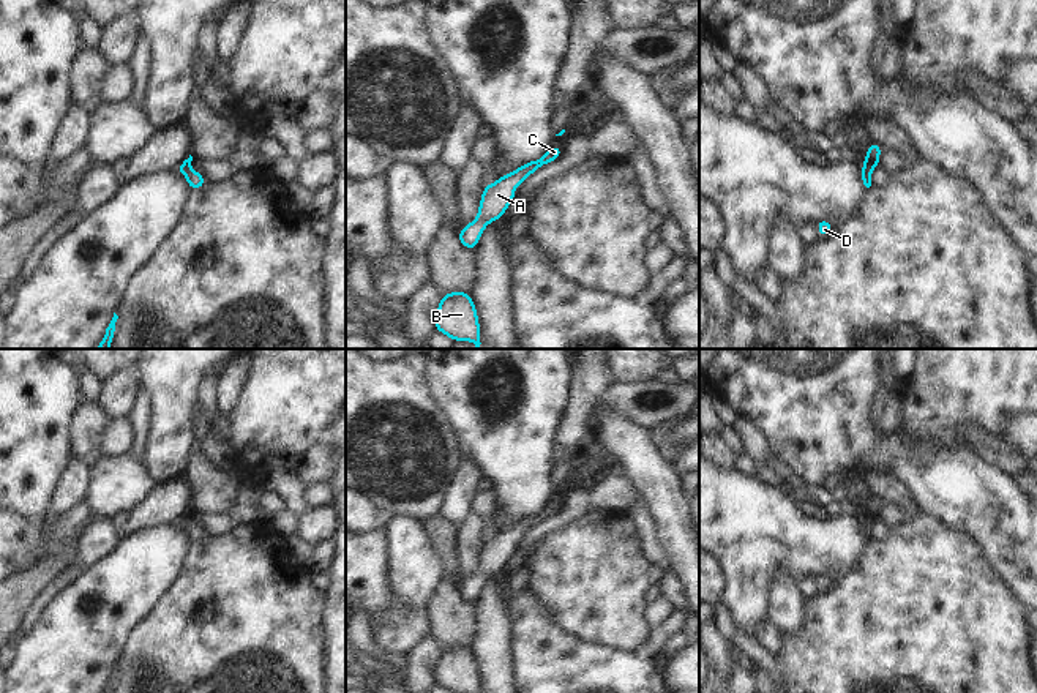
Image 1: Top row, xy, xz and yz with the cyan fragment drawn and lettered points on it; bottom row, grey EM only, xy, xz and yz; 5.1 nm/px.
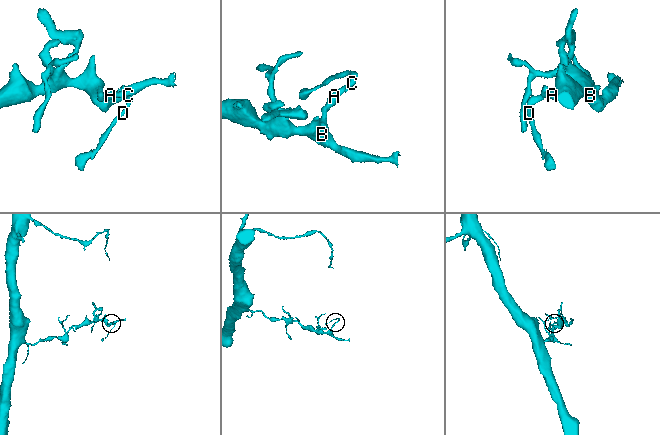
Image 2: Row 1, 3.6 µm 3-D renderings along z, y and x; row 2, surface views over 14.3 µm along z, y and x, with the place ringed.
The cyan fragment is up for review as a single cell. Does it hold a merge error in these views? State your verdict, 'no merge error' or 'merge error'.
no merge error

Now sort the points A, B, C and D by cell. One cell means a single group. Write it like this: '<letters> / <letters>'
A B C D

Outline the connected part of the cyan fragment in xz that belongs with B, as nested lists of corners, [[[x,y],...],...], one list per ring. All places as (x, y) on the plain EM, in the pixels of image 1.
[[[455,644],[442,649],[434,680],[450,693],[480,693],[480,674],[470,647]]]

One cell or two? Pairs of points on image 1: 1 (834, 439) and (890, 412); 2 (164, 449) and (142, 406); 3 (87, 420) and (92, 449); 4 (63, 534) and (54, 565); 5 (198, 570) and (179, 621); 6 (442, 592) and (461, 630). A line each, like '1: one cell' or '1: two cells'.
1: two cells
2: two cells
3: one cell
4: two cells
5: one cell
6: one cell

